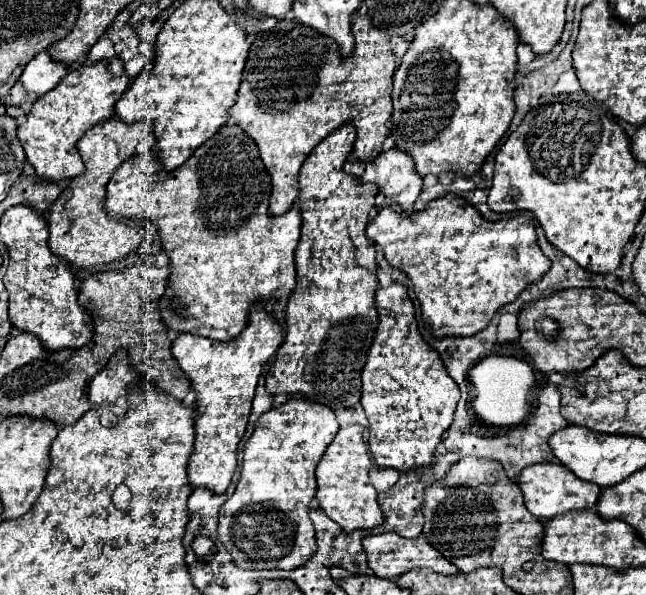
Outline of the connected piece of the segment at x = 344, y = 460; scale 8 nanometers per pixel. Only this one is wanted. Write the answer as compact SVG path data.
M360 424L340 428L316 468L316 480L318 480L316 500L320 508L326 512L326 516L332 518L336 524L340 524L342 530L348 534L354 530L372 530L384 522L384 514L376 500L378 494L368 480L368 470L372 466L372 460L368 454L368 446L362 438L362 432L364 426Z

